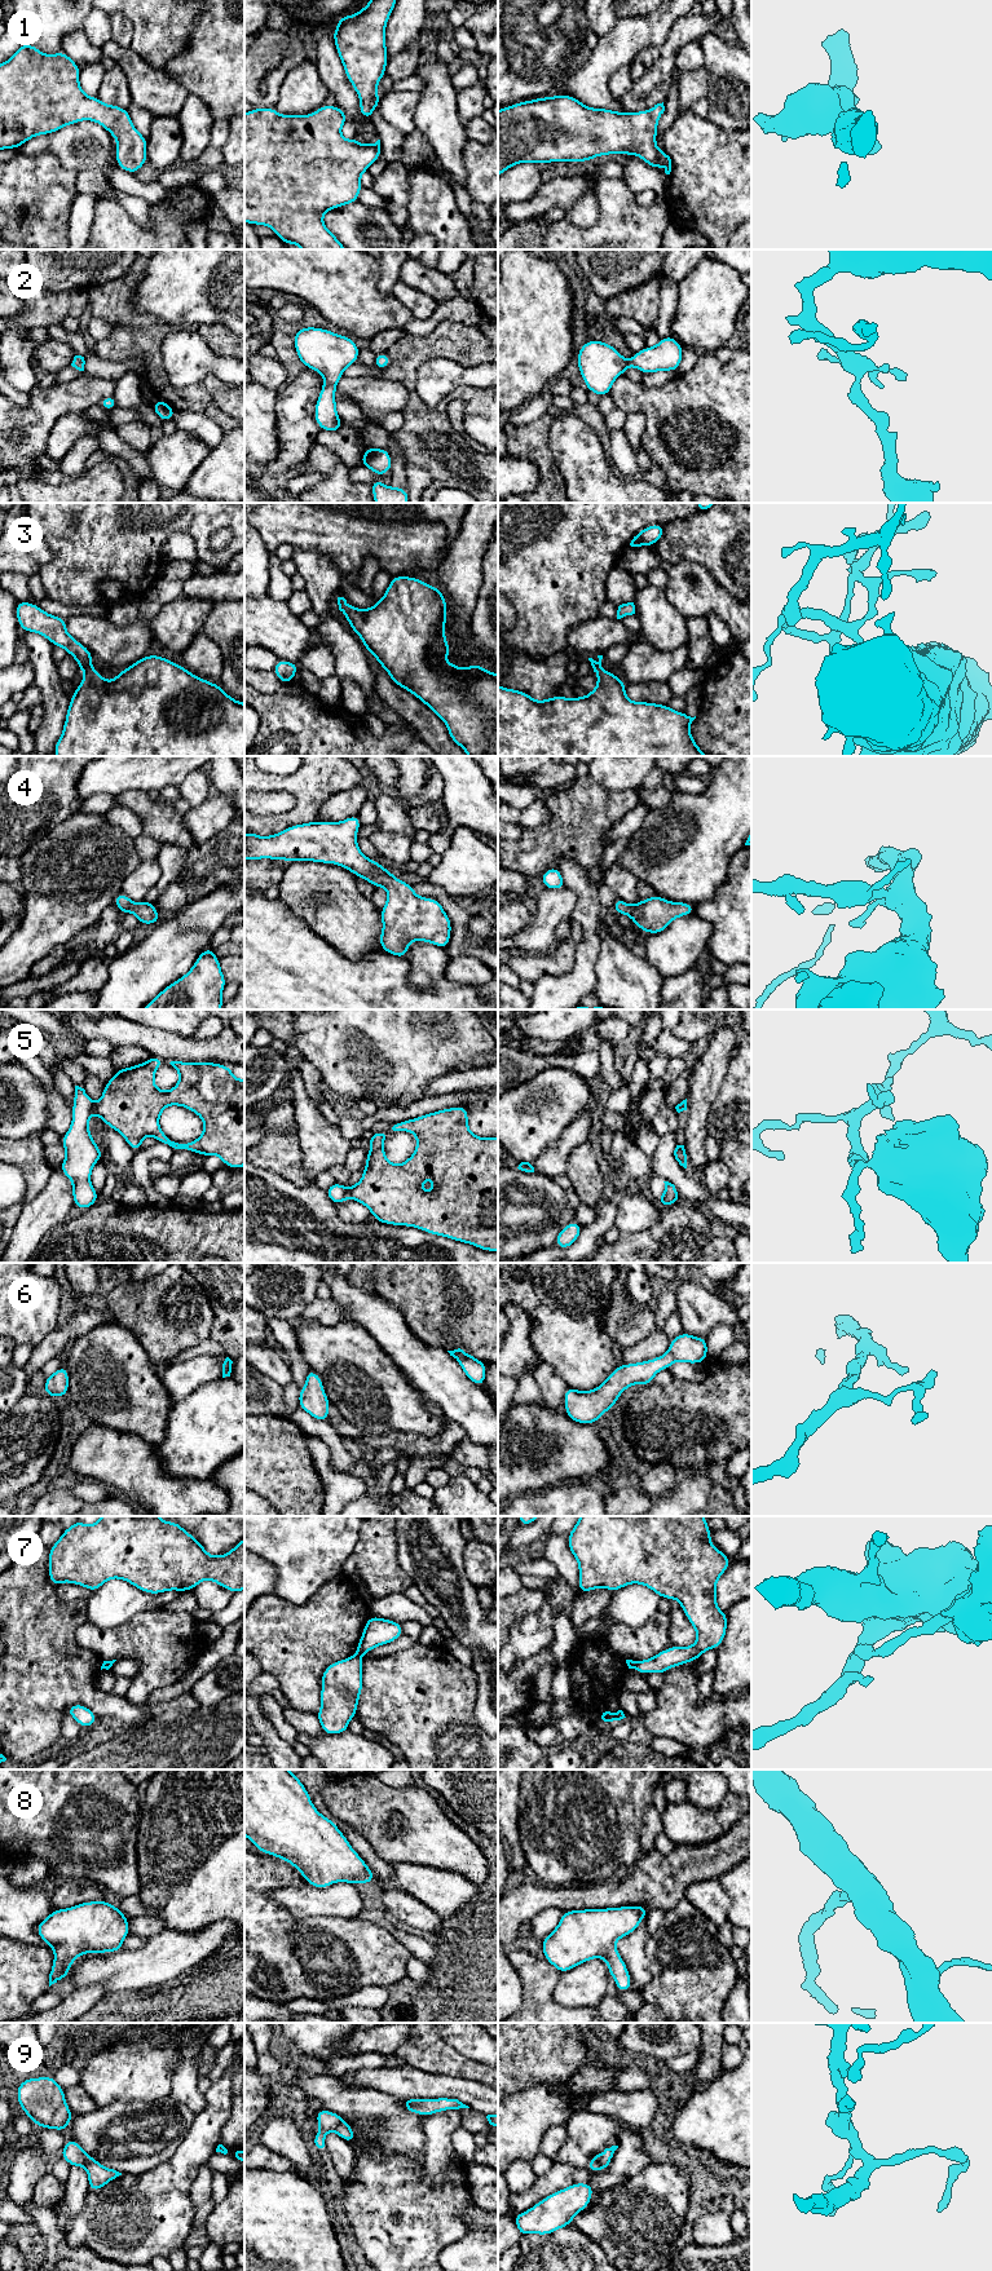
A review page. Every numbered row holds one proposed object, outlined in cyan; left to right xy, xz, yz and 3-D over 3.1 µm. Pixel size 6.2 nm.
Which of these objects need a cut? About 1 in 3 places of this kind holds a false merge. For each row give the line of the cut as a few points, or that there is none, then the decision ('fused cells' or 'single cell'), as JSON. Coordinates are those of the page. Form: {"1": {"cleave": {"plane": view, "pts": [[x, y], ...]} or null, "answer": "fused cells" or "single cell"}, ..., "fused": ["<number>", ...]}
{"1": {"cleave": null, "answer": "single cell"}, "2": {"cleave": null, "answer": "single cell"}, "3": {"cleave": null, "answer": "single cell"}, "4": {"cleave": null, "answer": "single cell"}, "5": {"cleave": {"plane": "xz", "pts": [[347, 1189], [349, 1196]]}, "answer": "fused cells"}, "6": {"cleave": null, "answer": "single cell"}, "7": {"cleave": {"plane": "xz", "pts": [[357, 1652], [361, 1655]]}, "answer": "fused cells"}, "8": {"cleave": null, "answer": "single cell"}, "9": {"cleave": null, "answer": "single cell"}, "fused": ["5", "7"]}

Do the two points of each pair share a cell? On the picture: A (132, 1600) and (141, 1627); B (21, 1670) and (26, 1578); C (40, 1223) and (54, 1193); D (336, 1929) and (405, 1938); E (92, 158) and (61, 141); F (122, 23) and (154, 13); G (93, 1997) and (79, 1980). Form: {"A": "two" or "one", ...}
{"A": "two", "B": "one", "C": "one", "D": "two", "E": "one", "F": "two", "G": "two"}

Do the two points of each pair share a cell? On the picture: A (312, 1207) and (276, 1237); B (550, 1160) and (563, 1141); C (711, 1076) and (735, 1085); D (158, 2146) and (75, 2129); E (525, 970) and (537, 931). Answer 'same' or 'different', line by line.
A: same
B: same
C: different
D: same
E: different

